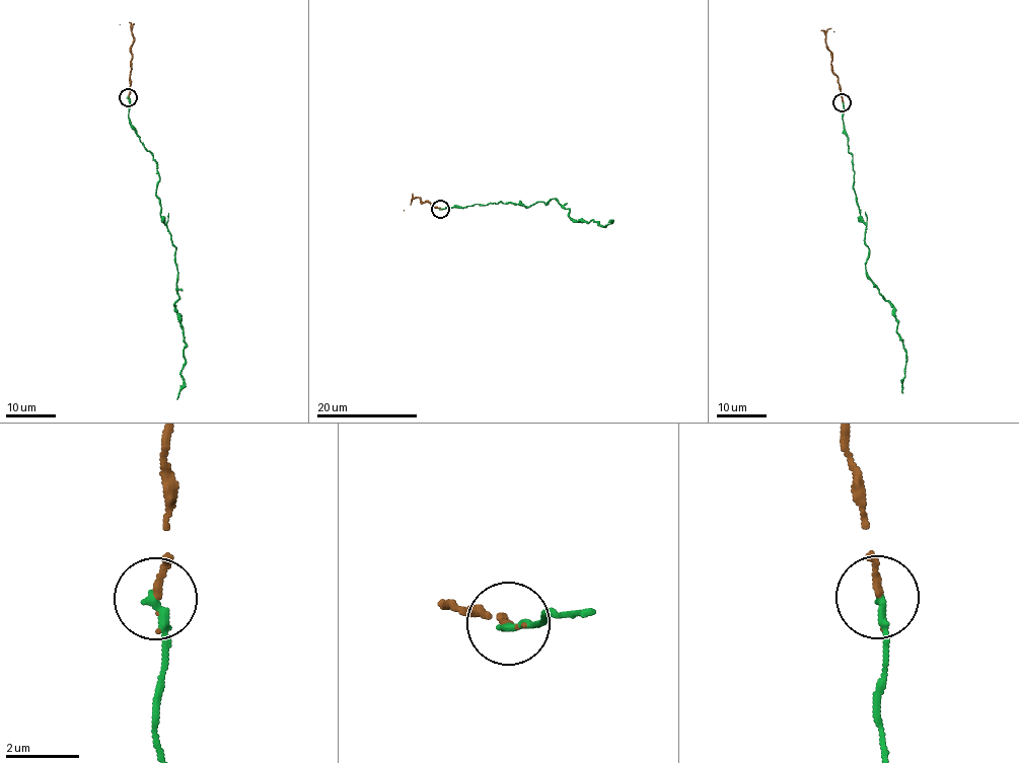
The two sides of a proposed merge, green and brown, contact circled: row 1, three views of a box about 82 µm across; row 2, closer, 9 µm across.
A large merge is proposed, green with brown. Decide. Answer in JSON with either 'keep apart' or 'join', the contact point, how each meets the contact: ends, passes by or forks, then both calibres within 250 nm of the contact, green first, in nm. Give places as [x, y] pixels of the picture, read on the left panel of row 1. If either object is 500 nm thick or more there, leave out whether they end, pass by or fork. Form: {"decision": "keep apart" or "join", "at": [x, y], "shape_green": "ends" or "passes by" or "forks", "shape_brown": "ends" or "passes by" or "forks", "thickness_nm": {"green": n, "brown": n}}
{"decision": "join", "at": [128, 97], "shape_green": "ends", "shape_brown": "ends", "thickness_nm": {"green": 220, "brown": 170}}

